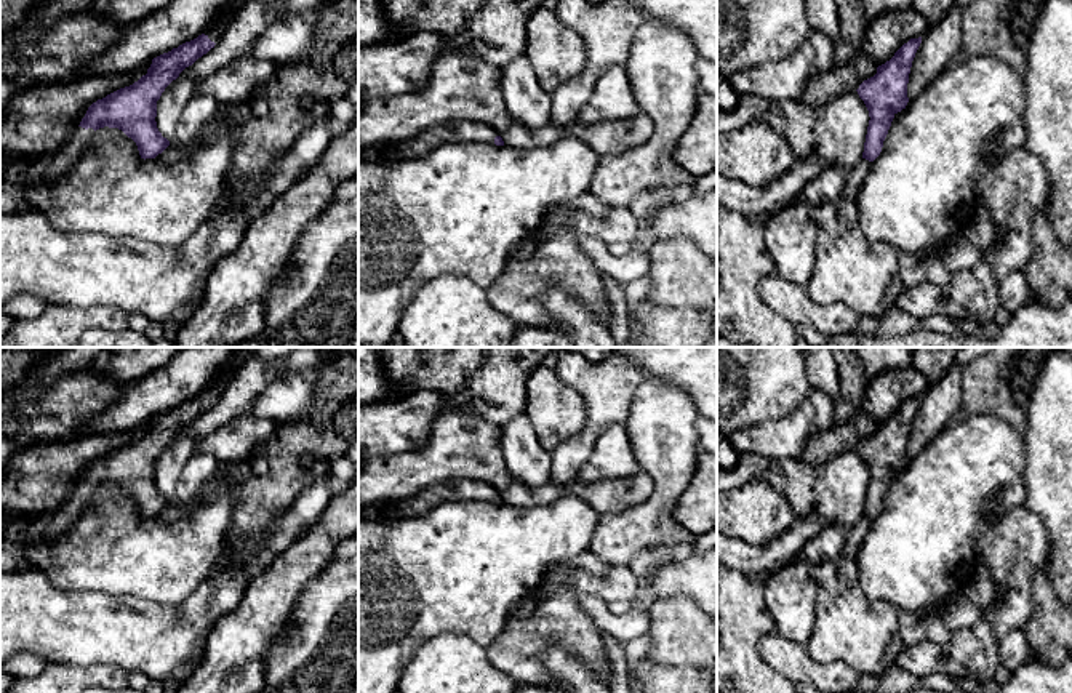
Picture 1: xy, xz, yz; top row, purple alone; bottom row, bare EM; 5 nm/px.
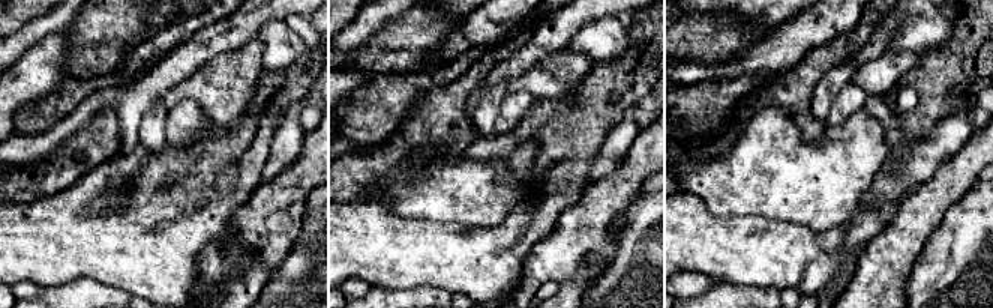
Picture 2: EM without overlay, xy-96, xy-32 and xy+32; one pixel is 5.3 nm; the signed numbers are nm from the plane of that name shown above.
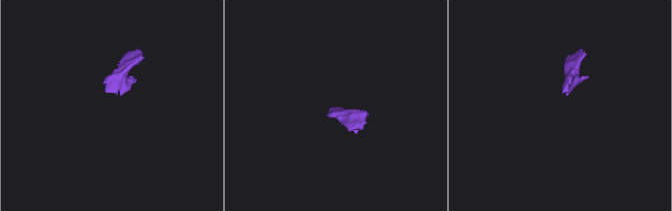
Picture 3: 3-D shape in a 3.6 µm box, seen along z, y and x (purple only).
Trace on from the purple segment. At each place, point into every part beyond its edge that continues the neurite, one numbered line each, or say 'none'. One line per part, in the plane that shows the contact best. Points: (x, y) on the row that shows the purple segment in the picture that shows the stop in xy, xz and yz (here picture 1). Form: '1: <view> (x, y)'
1: xy (229, 8)
2: xy (18, 175)

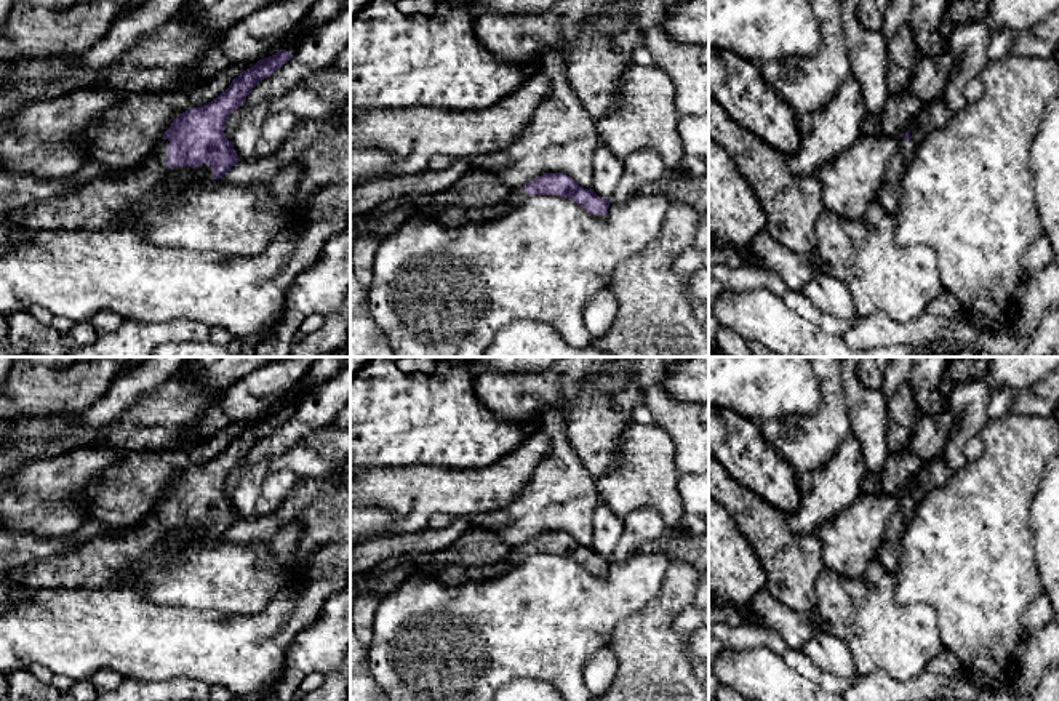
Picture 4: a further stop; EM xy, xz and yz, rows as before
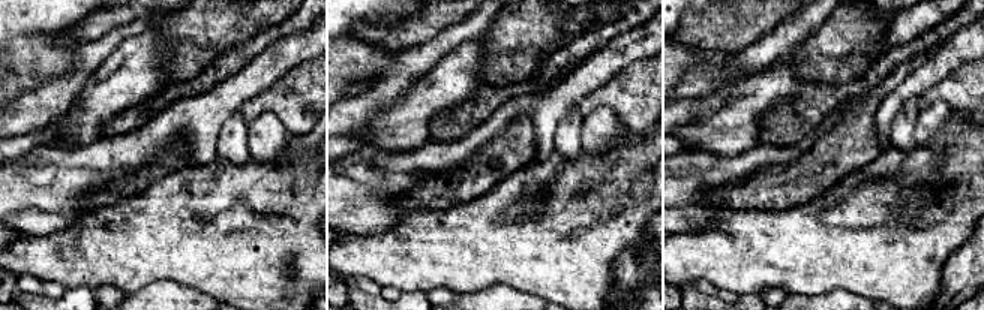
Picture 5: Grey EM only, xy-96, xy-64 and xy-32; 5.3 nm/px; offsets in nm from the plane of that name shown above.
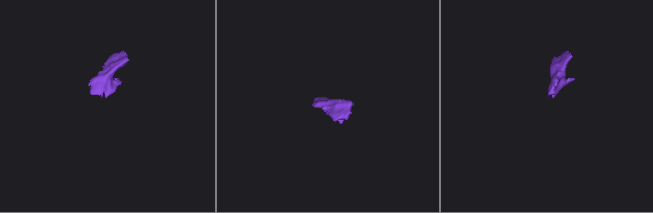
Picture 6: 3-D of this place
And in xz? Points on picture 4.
1: xz (517, 196)

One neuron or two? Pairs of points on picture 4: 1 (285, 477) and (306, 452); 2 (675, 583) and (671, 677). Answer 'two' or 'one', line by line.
1: two
2: one

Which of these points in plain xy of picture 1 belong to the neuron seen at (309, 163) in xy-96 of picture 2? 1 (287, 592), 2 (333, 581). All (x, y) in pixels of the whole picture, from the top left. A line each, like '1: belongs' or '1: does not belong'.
1: belongs
2: does not belong

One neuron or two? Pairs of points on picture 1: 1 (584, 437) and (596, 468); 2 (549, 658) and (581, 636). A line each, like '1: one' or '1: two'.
1: two
2: two

